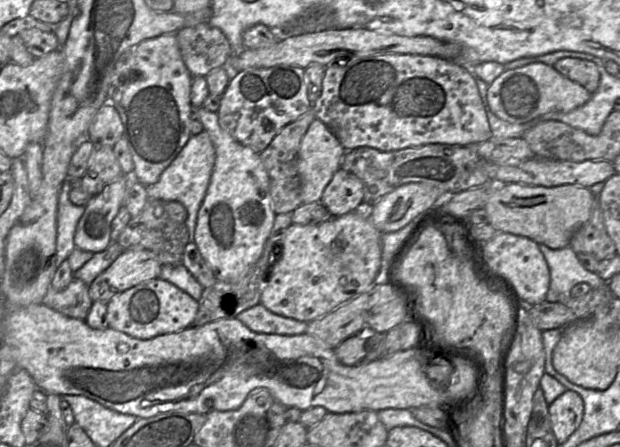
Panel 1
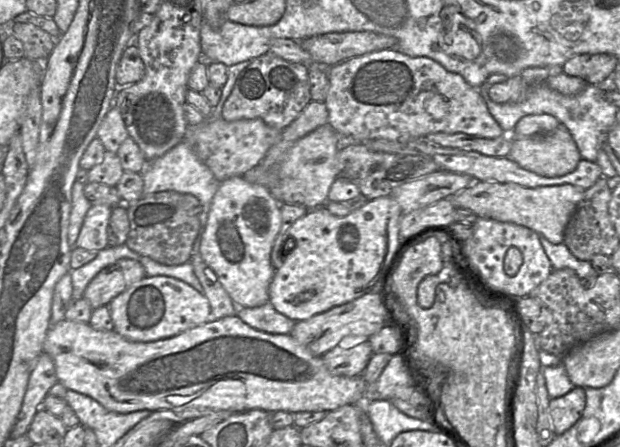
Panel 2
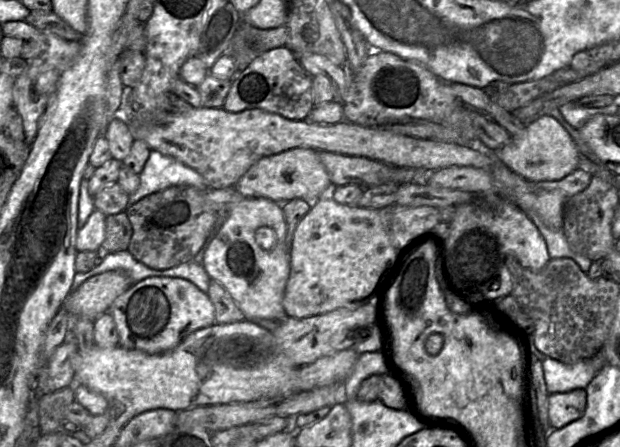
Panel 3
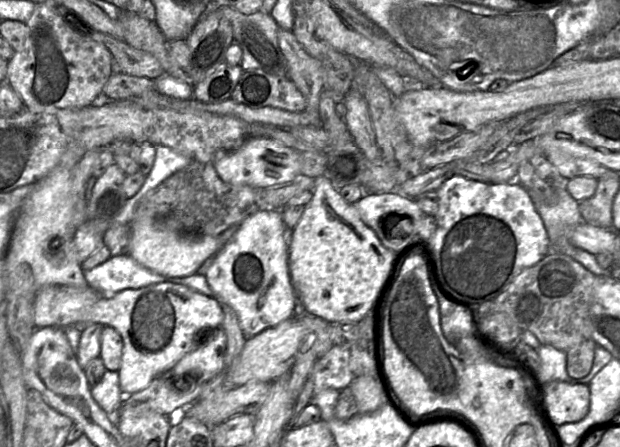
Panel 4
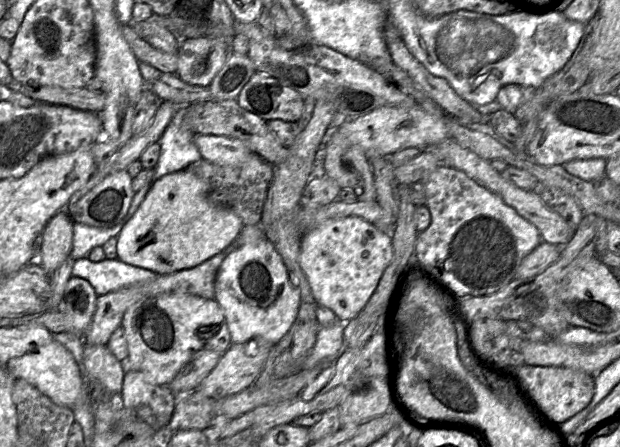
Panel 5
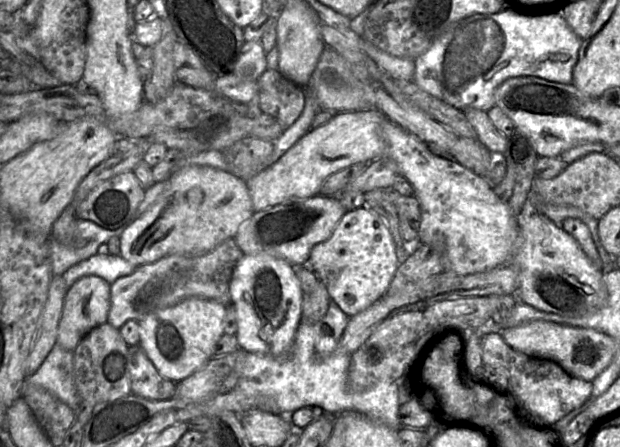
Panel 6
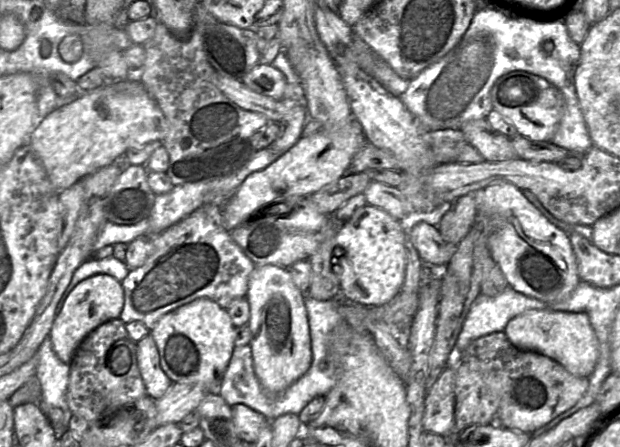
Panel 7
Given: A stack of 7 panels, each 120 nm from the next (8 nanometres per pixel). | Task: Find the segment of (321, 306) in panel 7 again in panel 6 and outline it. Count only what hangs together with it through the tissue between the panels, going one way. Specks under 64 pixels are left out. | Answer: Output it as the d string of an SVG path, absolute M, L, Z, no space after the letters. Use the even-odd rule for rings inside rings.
M330 301L325 316L317 322L301 320L296 331L291 349L281 356L254 354L244 349L236 351L235 370L238 375L236 386L239 390L250 395L265 395L273 399L274 409L269 409L275 415L287 415L305 406L316 405L324 412L335 416L345 411L358 411L374 421L383 423L393 429L399 430L402 425L399 416L400 387L398 381L381 382L371 389L352 391L348 384L348 369L351 354L338 350L339 341L348 325L348 319L336 302Z

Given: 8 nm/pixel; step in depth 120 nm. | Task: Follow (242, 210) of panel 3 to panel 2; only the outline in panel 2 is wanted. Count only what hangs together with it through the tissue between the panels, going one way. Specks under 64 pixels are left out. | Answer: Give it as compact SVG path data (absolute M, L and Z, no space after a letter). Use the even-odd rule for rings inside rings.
M237 176L220 183L213 197L200 254L239 308L269 303L269 286L275 275L271 251L281 228L281 204L268 188Z

